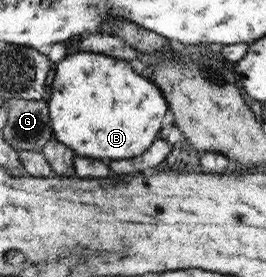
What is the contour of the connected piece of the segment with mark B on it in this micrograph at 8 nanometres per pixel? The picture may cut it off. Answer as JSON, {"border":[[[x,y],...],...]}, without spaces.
{"border":[[[74,53],[56,62],[51,73],[54,73],[54,83],[48,85],[46,96],[50,130],[54,138],[73,151],[73,156],[86,155],[85,158],[92,157],[105,162],[128,159],[144,153],[158,137],[160,122],[168,110],[168,103],[160,88],[148,79],[136,75],[126,61],[104,57],[98,53]]]}

